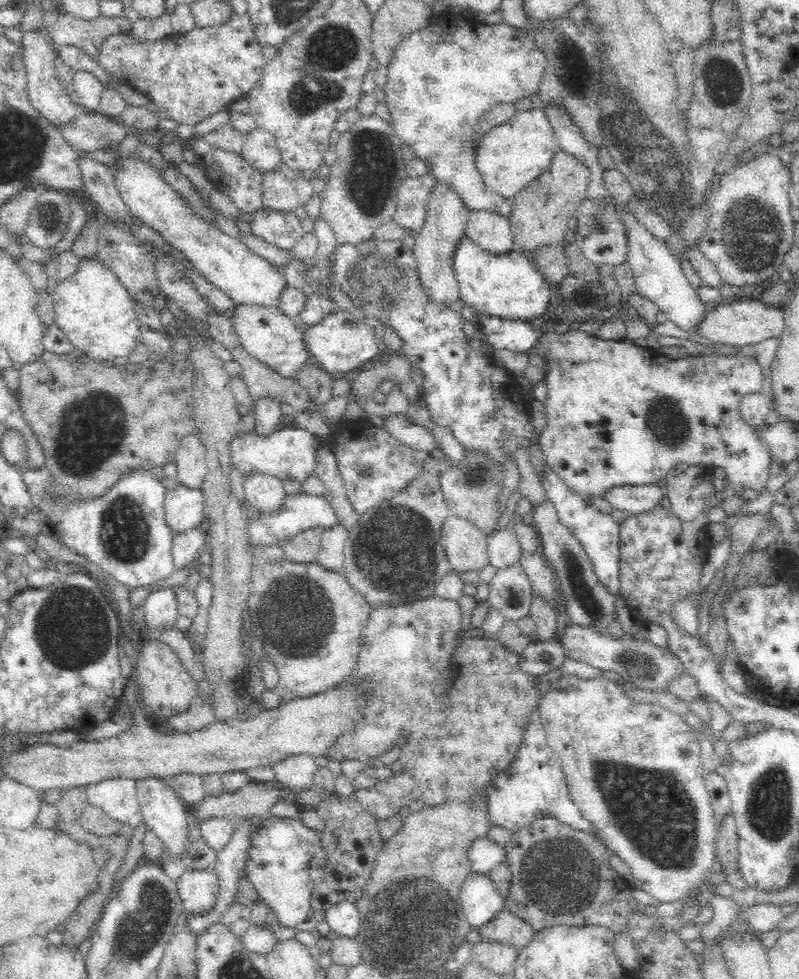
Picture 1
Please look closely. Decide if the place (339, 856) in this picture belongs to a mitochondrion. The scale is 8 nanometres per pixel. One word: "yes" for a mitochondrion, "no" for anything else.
no

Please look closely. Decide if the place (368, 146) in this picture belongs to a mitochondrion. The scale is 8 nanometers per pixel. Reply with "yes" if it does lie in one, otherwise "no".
yes

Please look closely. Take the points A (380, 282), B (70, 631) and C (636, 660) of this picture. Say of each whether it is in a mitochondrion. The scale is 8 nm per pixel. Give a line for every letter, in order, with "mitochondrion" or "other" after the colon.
A: mitochondrion
B: mitochondrion
C: mitochondrion

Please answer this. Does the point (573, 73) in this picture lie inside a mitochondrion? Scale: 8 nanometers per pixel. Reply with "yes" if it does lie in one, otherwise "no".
yes

